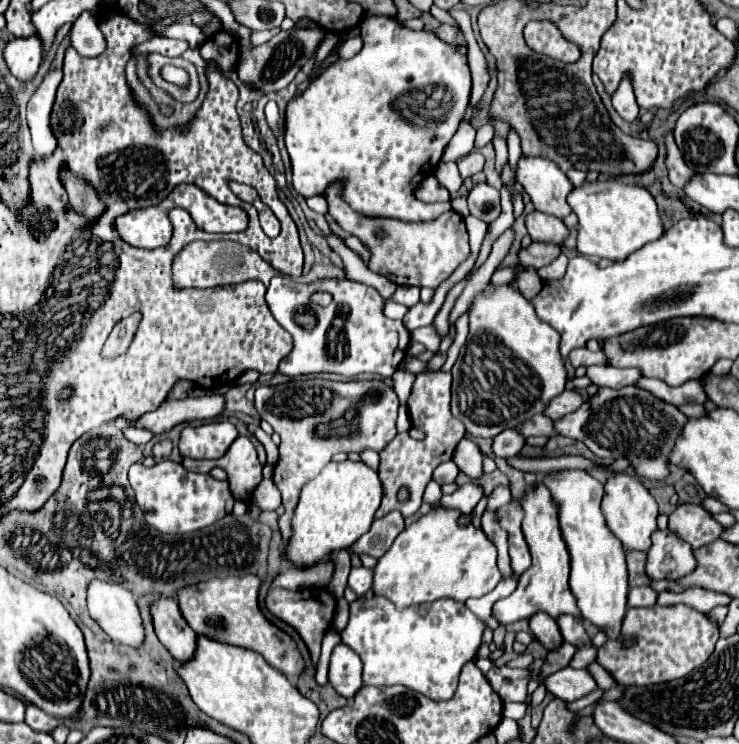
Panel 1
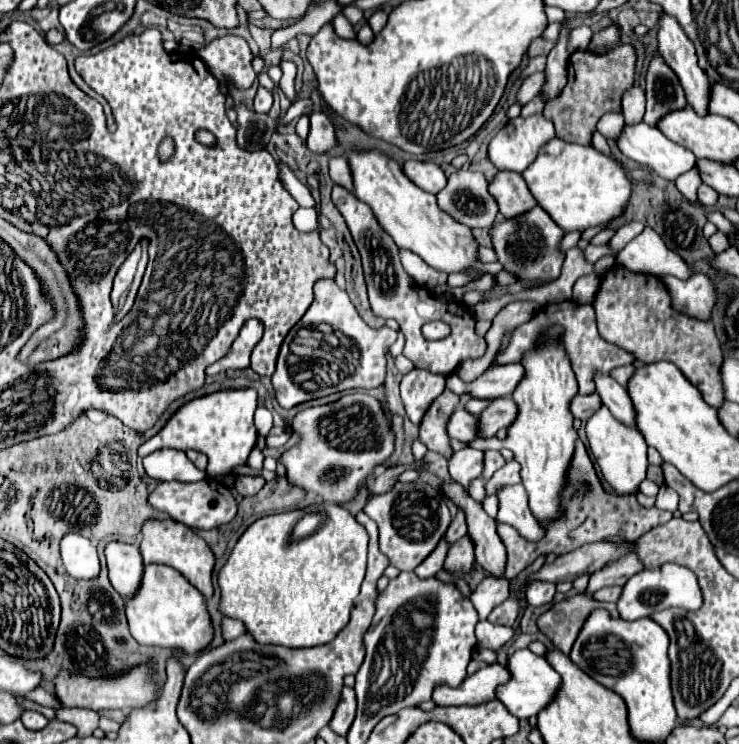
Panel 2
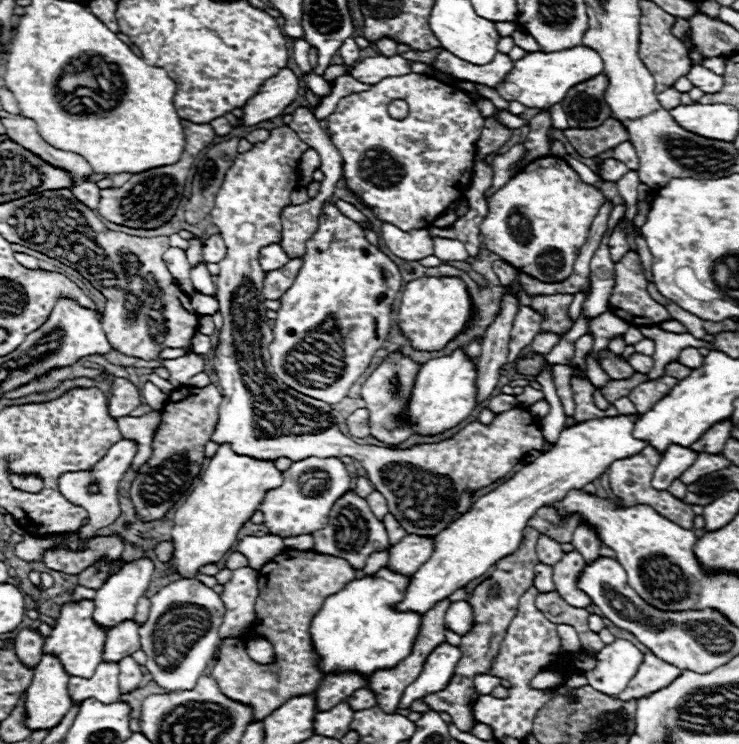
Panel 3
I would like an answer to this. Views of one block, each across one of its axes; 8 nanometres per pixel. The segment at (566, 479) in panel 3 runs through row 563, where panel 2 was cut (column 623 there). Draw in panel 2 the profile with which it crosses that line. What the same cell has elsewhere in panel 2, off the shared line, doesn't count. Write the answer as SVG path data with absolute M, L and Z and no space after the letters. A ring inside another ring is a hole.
M604 406L586 422L586 434L588 434L588 444L594 454L596 464L600 466L604 482L616 492L616 494L638 494L640 484L646 478L646 468L648 468L648 458L646 458L646 440L638 432L638 428L628 428L620 424L610 410Z

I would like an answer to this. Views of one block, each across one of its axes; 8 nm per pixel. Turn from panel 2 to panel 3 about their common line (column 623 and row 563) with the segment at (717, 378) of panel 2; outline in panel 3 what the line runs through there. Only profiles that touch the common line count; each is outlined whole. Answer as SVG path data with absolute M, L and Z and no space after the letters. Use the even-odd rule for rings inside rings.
M286 548L266 566L262 566L258 574L260 594L254 606L256 620L250 632L258 638L266 638L274 646L274 662L254 662L246 652L244 636L224 638L220 642L220 658L210 674L210 678L218 682L220 690L228 698L252 706L252 722L264 720L286 700L312 694L320 686L324 674L316 668L318 654L312 648L310 622L320 610L322 602L328 596L340 592L348 582L352 582L354 574L356 570L352 570L352 566L342 558L316 554L312 550L300 552L292 548Z

